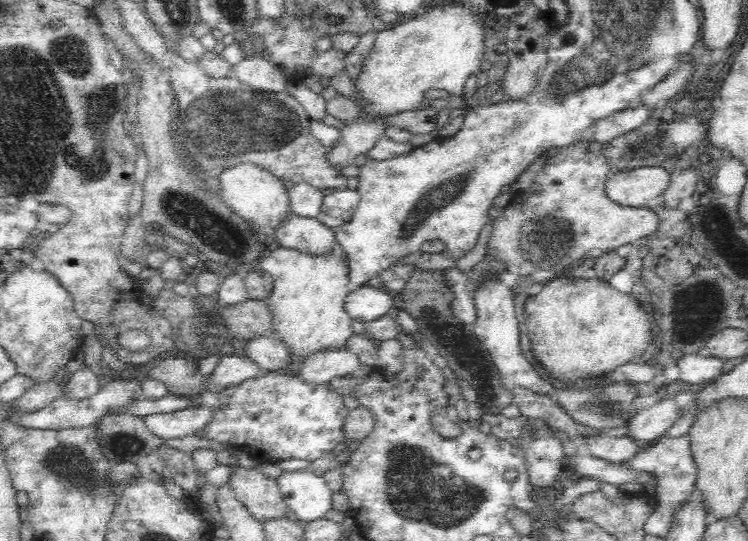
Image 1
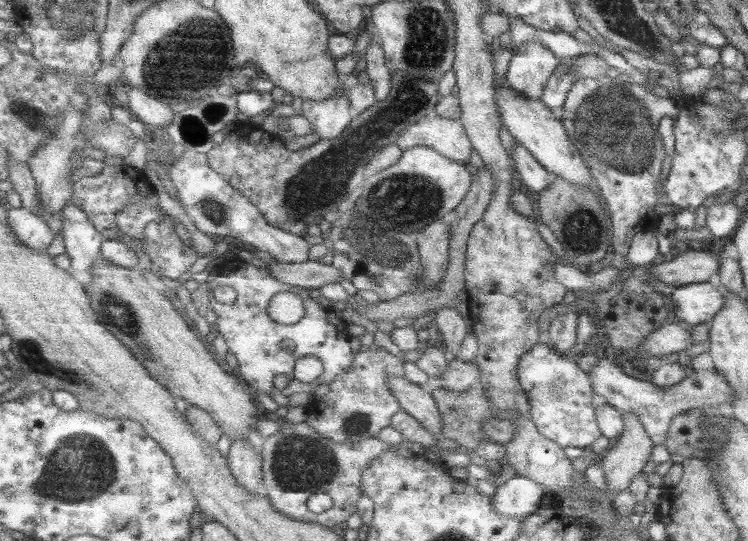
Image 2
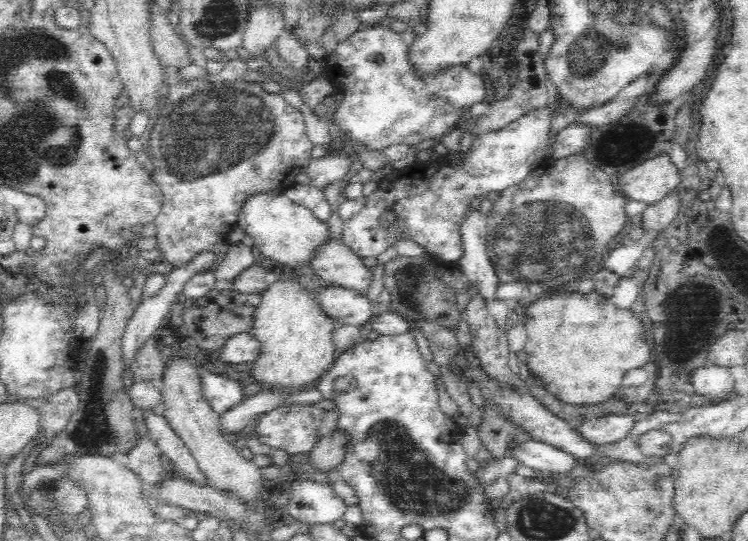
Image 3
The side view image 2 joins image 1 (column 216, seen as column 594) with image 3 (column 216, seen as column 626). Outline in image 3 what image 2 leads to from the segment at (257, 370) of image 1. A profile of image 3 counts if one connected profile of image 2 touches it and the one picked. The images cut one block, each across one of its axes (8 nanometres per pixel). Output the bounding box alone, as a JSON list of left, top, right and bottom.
[200,368,244,414]

